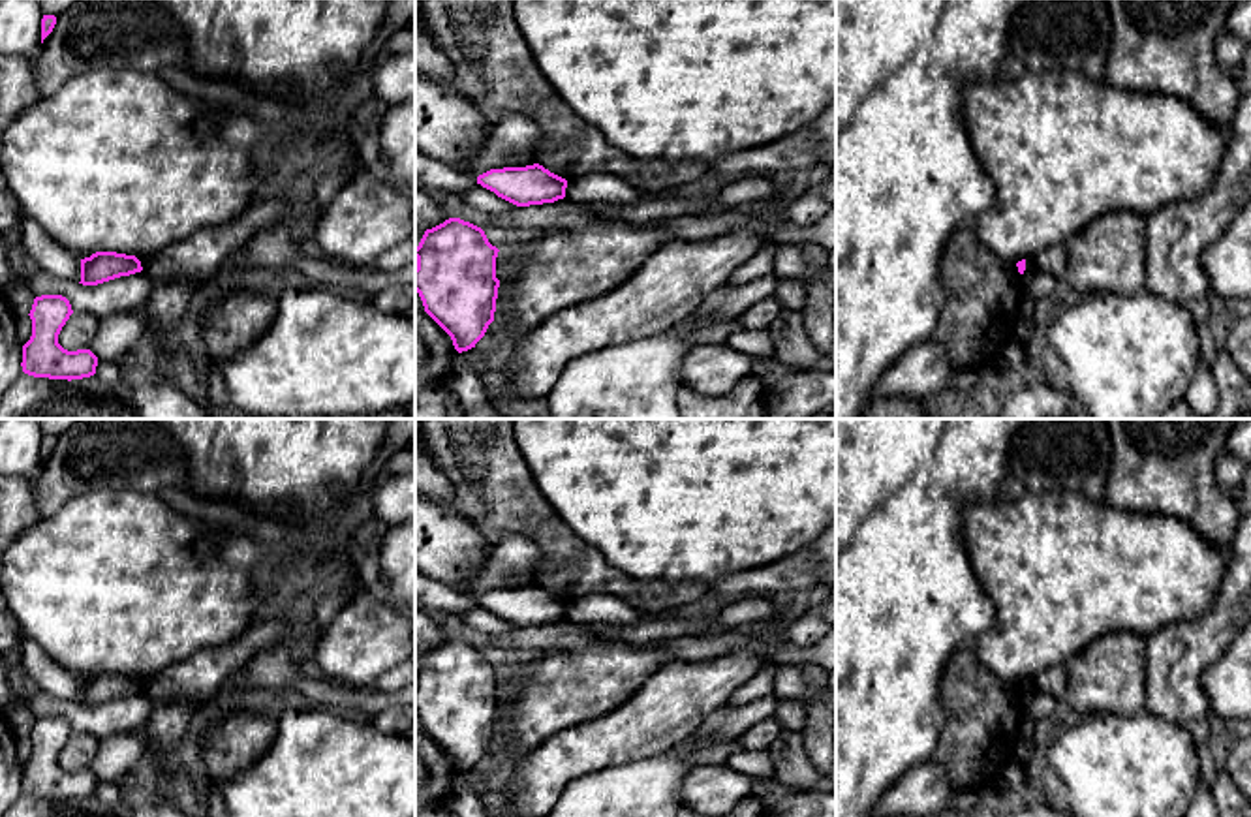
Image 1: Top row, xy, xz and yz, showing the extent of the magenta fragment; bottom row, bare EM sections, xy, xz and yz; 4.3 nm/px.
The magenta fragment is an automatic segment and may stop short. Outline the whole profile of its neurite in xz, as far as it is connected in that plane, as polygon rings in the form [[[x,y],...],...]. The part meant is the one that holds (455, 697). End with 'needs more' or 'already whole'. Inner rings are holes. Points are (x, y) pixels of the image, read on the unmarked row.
[[[460,639],[426,650],[415,669],[415,712],[458,774],[475,768],[494,742],[498,669]]]; already whole

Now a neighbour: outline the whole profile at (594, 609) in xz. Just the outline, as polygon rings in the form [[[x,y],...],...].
[[[592,593],[567,599],[565,620],[579,625],[635,625],[642,622],[642,614],[620,597]]]

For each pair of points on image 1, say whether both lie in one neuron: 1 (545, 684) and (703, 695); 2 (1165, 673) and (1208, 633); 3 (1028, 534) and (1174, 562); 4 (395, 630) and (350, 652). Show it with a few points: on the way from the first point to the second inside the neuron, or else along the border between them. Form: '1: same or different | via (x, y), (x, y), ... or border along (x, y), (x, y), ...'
1: different | border along (669, 662), (618, 707), (600, 716)
2: same | via (1176, 662), (1197, 643)
3: same | via (1064, 562), (1139, 562)
4: same | via (384, 637), (367, 637), (361, 643)

